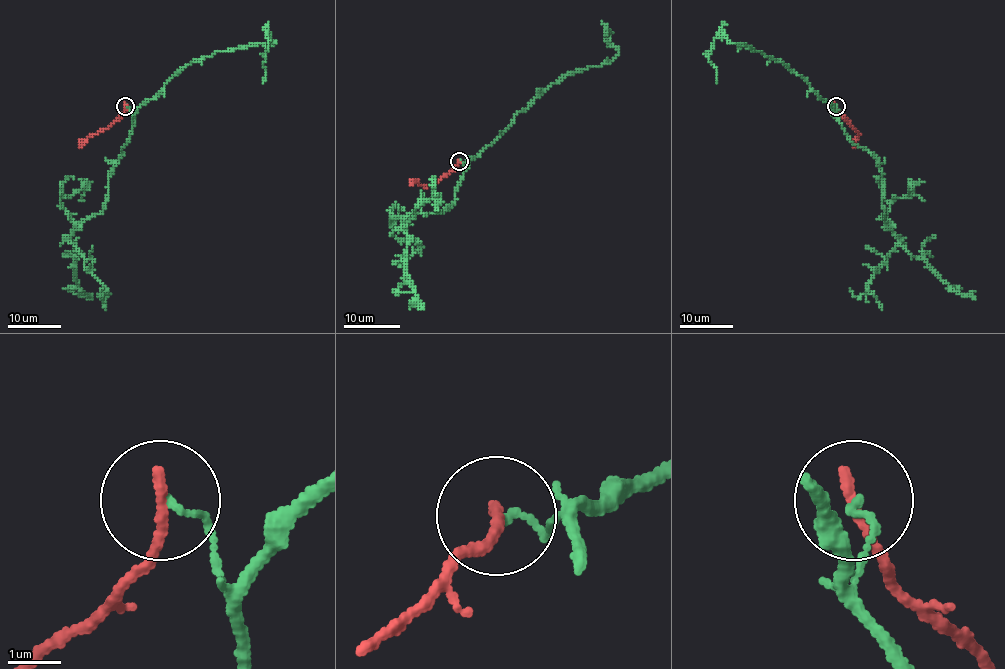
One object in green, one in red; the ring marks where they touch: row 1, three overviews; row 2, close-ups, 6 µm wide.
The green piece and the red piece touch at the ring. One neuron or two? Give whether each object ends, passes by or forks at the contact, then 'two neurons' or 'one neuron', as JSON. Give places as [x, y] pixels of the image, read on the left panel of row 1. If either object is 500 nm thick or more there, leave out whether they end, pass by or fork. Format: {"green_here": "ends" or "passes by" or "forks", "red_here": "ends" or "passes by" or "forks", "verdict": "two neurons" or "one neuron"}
{"green_here": "ends", "red_here": "ends", "verdict": "two neurons"}

